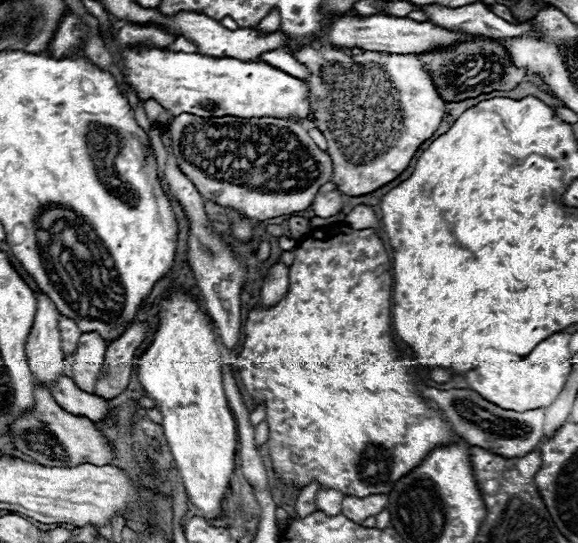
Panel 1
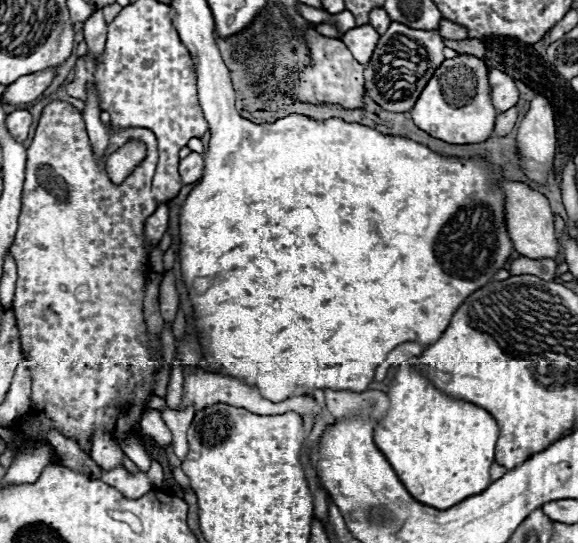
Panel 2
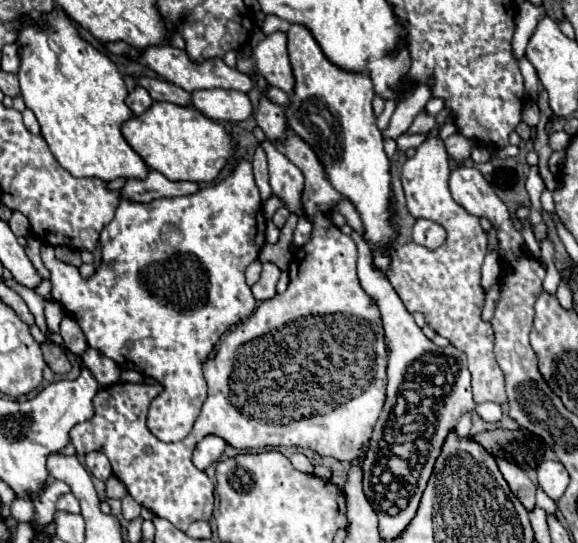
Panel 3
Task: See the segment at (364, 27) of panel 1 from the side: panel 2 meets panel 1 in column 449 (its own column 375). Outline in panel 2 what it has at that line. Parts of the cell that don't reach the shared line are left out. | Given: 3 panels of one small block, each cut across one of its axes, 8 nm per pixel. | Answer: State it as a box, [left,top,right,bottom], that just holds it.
[342,24,380,64]

